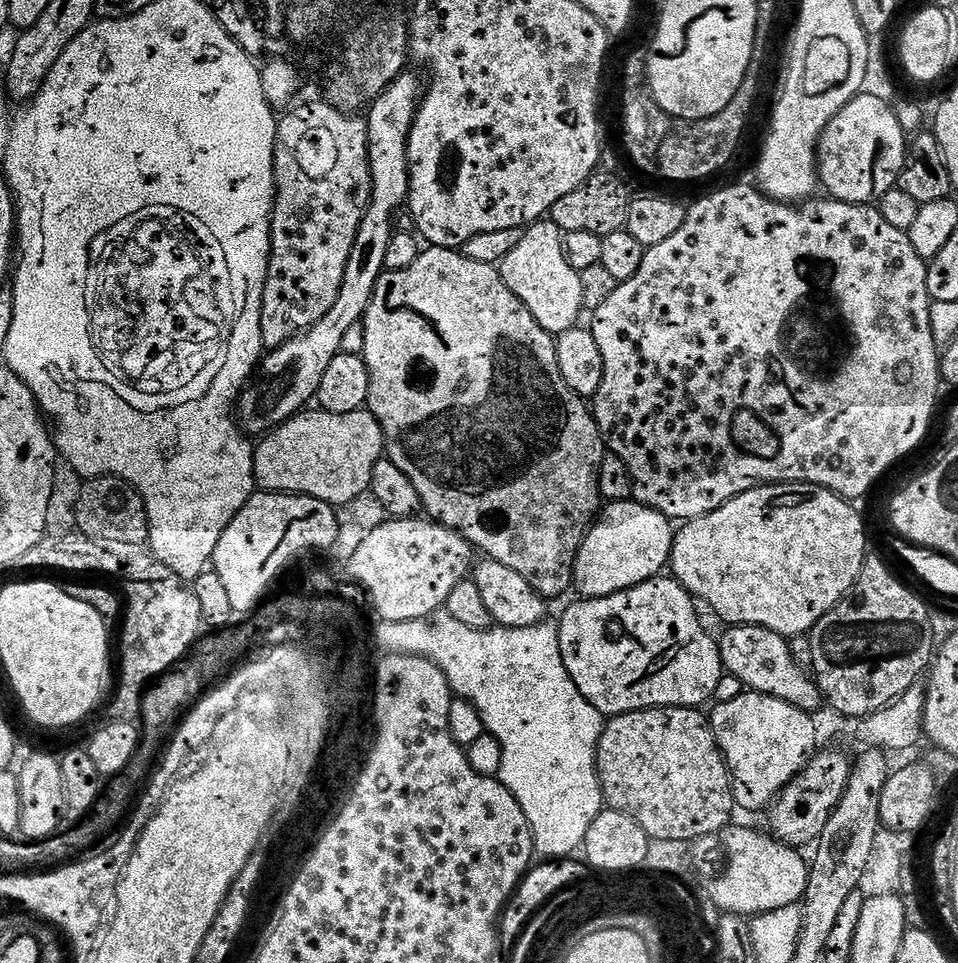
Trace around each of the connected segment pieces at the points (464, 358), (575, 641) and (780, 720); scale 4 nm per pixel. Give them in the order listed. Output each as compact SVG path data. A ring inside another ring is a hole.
M428 246L419 253L417 260L410 266L393 272L385 270L378 277L372 300L362 317L362 328L364 324L362 355L364 361L368 363L368 372L372 375L366 408L383 423L390 426L392 424L400 430L412 428L412 440L416 443L417 450L422 455L428 456L429 462L446 479L453 480L461 488L438 484L424 474L414 474L411 477L421 507L433 523L454 529L472 545L473 549L480 551L481 548L485 557L502 562L510 566L510 570L522 574L541 596L545 598L560 596L567 588L573 587L576 552L602 507L600 464L606 455L604 438L600 434L599 426L596 425L593 409L589 405L587 408L584 405L587 403L577 396L562 378L553 333L546 331L537 322L528 307L509 290L503 278L496 280L496 275L500 273L499 267L489 264L487 268L480 268L482 262L468 264L470 258L465 256L460 260L462 255L463 253L458 250L455 256L448 256L448 248L443 252L434 252Z
M657 578L647 580L645 584L634 586L625 592L619 592L613 596L607 596L601 600L590 600L587 598L577 599L577 604L572 604L564 612L564 617L558 620L558 631L560 633L560 653L564 659L566 670L574 678L578 690L585 696L592 705L597 708L605 717L624 716L628 712L642 712L649 708L690 708L699 709L699 704L704 704L720 688L720 679L726 676L723 660L720 657L720 650L717 641L711 634L700 625L696 617L697 605L693 597L689 596L682 585L676 583L675 579Z
M744 690L741 696L720 704L710 716L710 727L716 738L716 745L728 764L728 771L738 785L738 804L744 808L767 809L768 803L774 799L787 784L808 764L817 751L817 721L811 720L809 713L796 708L782 698L767 696L764 693Z

